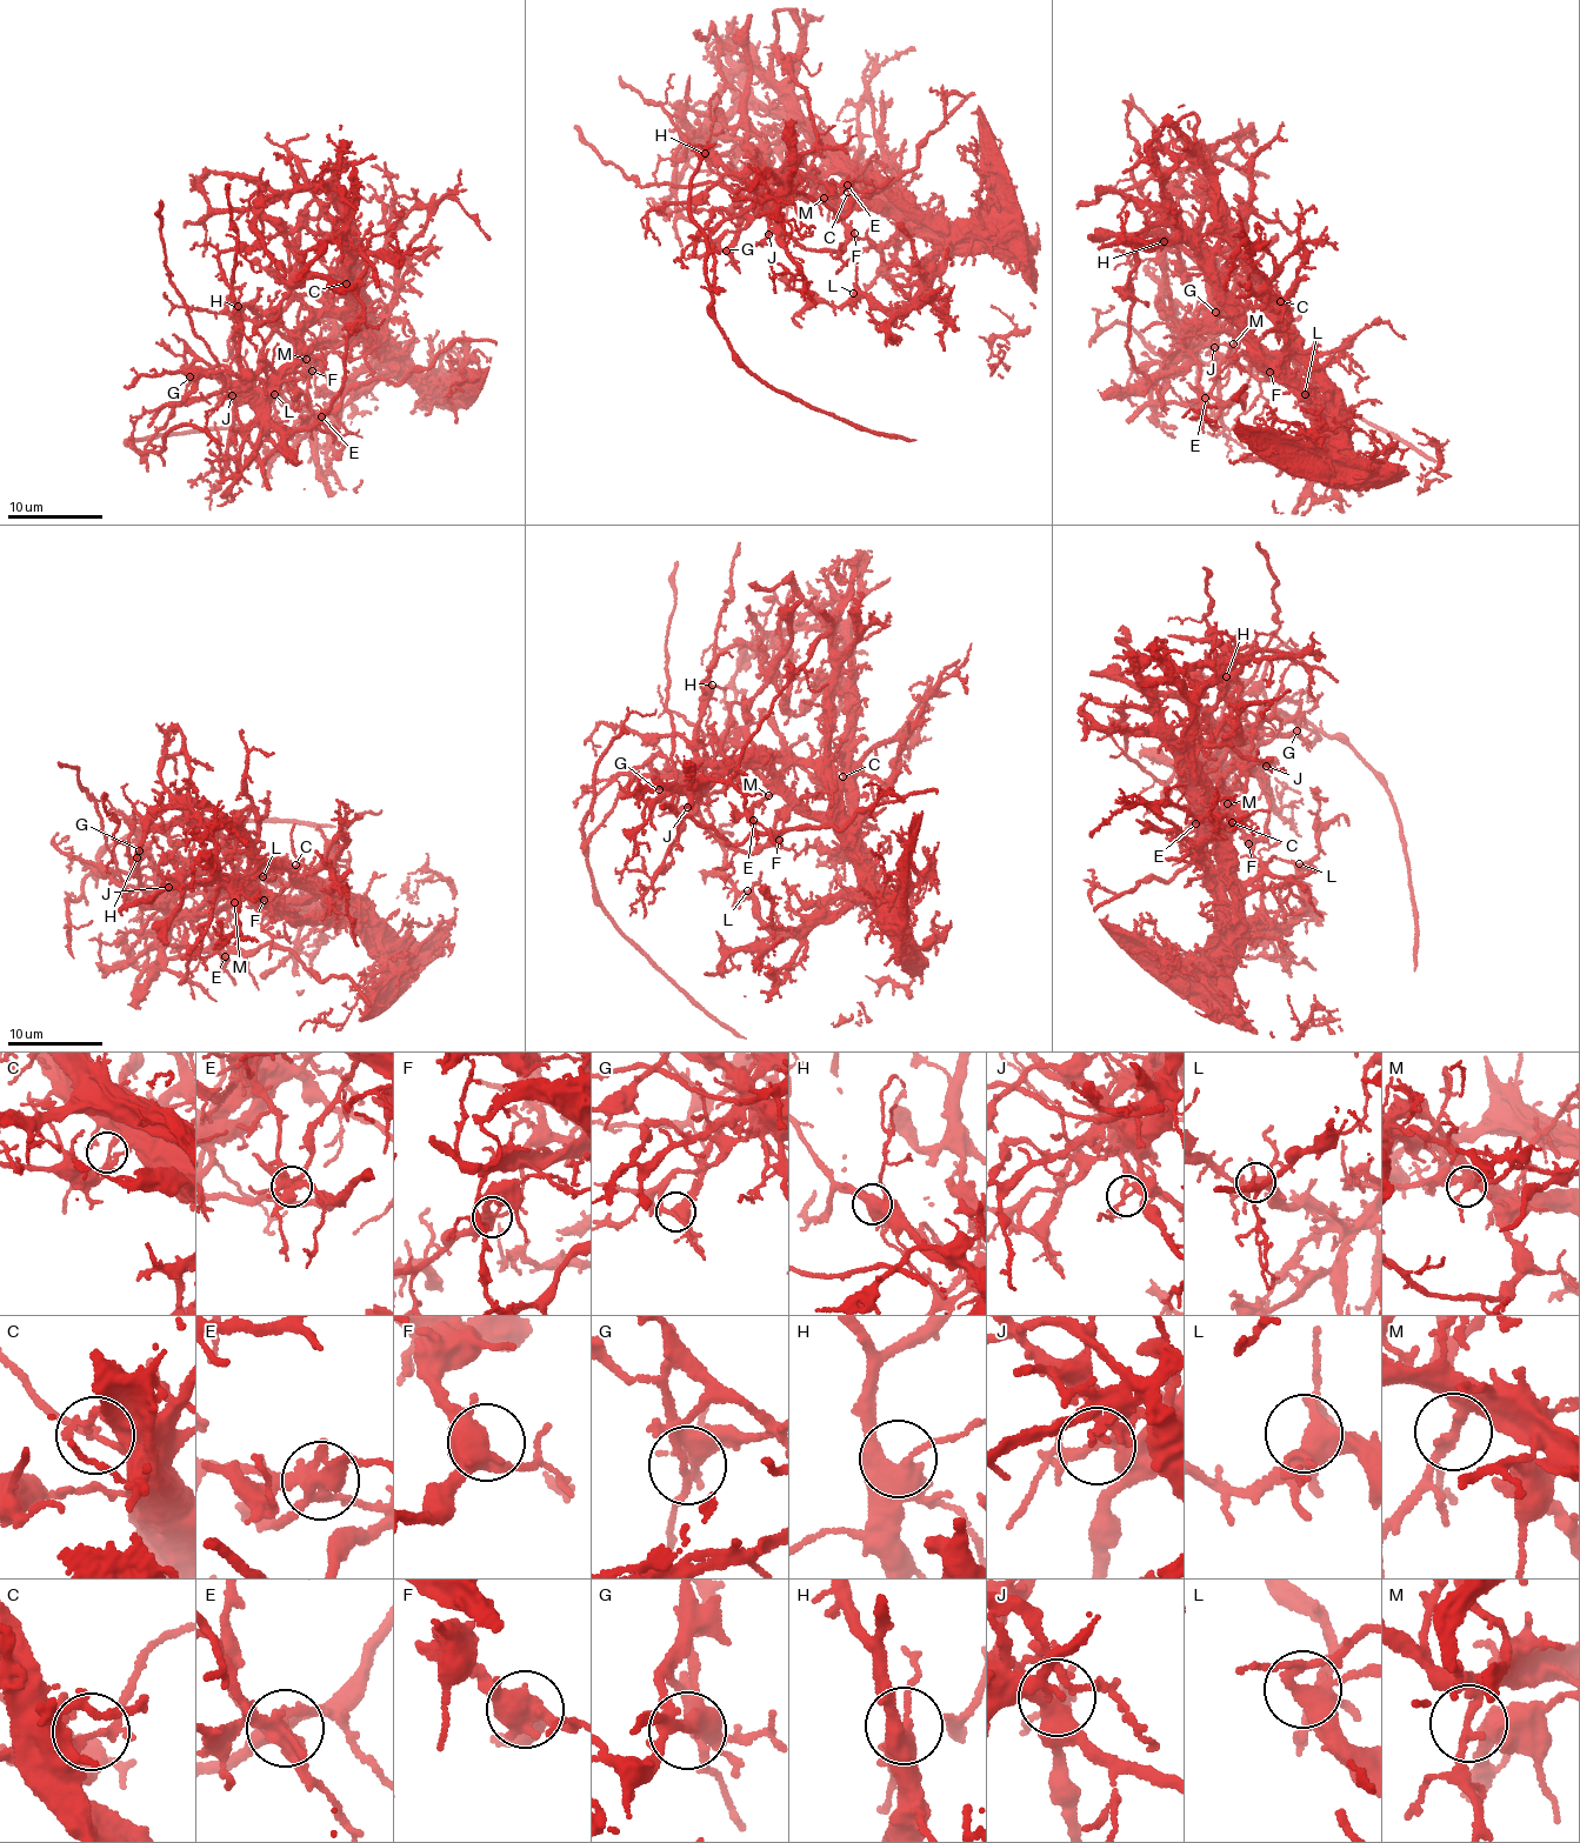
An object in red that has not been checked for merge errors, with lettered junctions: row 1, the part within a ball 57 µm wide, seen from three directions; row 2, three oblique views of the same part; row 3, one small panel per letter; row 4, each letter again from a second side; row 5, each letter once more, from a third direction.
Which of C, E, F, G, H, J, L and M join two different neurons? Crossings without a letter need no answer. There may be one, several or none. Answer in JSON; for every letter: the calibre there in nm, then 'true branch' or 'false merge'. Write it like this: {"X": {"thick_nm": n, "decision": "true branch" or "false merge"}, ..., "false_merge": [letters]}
{"C": {"thick_nm": 170, "decision": "true branch"}, "E": {"thick_nm": 360, "decision": "false merge"}, "F": {"thick_nm": 460, "decision": "true branch"}, "G": {"thick_nm": 300, "decision": "true branch"}, "H": {"thick_nm": 420, "decision": "true branch"}, "J": {"thick_nm": 240, "decision": "false merge"}, "L": {"thick_nm": 400, "decision": "true branch"}, "M": {"thick_nm": 220, "decision": "false merge"}, "false_merge": ["E", "J", "M"]}

